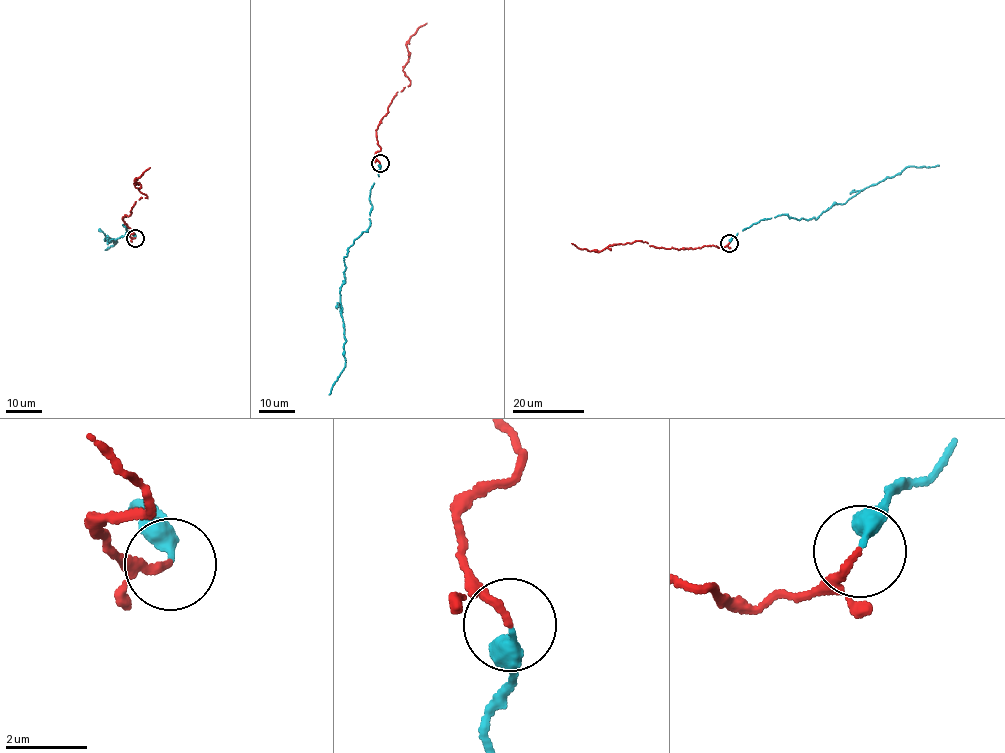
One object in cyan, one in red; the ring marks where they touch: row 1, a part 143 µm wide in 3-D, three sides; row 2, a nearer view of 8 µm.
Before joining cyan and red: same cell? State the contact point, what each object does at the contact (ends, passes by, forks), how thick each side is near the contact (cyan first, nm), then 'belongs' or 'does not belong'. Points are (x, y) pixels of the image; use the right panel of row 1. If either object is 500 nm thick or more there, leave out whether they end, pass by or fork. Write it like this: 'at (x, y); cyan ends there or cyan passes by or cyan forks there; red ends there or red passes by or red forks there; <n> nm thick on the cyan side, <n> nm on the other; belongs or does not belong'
at (729, 243); cyan ends there; red ends there; 320 nm thick on the cyan side, 180 nm on the other; belongs

